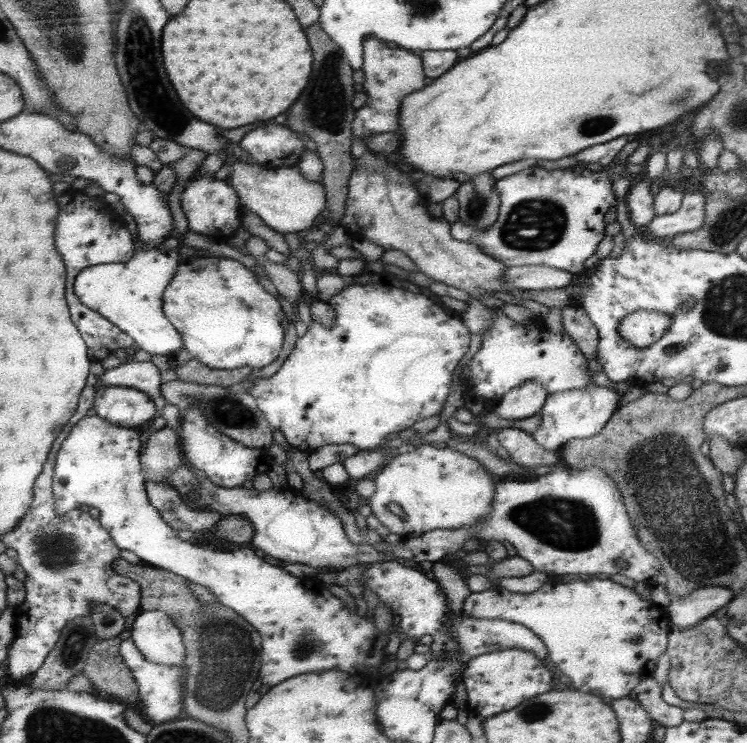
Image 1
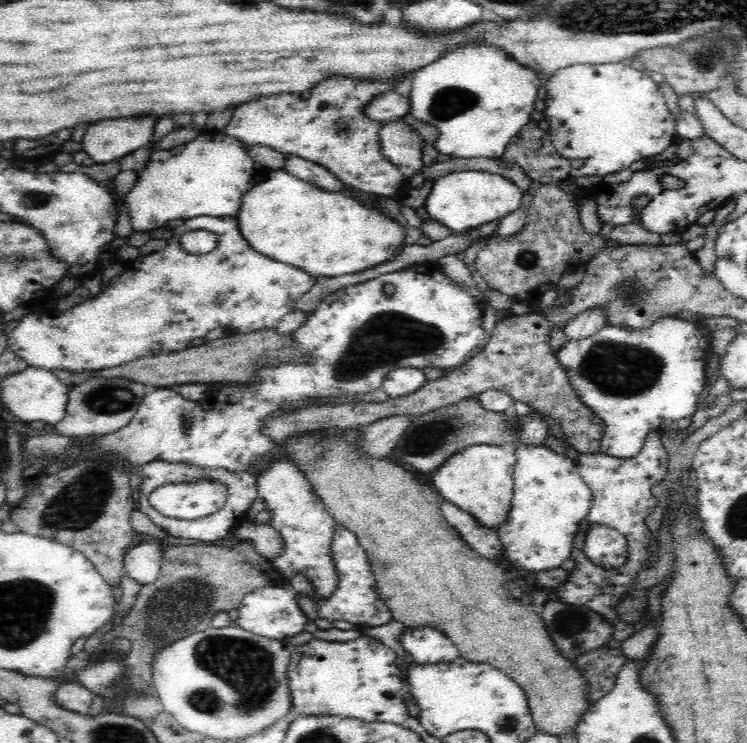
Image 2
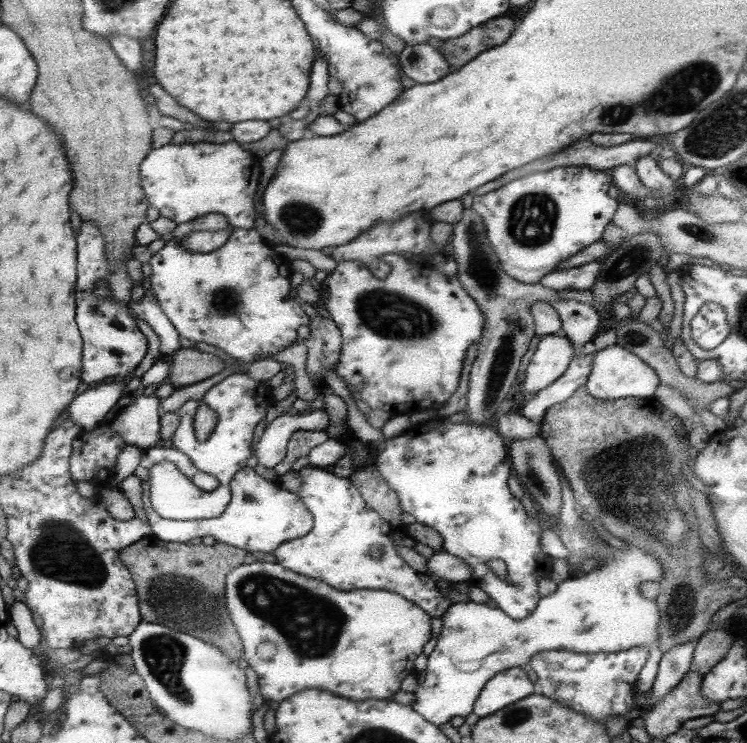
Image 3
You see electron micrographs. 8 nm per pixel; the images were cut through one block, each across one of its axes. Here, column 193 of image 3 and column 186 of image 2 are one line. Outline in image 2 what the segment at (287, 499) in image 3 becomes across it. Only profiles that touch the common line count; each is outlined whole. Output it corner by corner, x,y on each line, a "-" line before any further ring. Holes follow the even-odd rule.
153,460
140,466
138,469
139,474
143,476
143,484
138,493
138,508
142,509
151,520
151,524
163,532
174,536
174,538
186,538
186,540
202,540
204,542
214,542
228,537
227,530
232,524
238,524
242,520
249,519
252,504
257,499
258,490
255,485
255,475
248,473
246,469
228,469
226,467
210,467
210,465
196,465
192,461
165,461
-
199,476
206,476
216,478
220,481
226,482
228,485
228,497
220,510
198,518
198,520
178,520
160,514
156,510
149,499
154,492
154,489
166,484
166,482
184,482
192,480

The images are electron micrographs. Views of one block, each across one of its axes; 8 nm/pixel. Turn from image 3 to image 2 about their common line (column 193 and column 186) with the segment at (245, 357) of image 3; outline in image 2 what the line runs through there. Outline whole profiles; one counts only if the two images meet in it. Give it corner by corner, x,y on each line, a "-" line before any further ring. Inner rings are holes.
198,216
198,218
184,221
182,227
176,228
164,250
158,250
158,252
152,252
152,254
141,255
140,258
136,258
136,260
128,266
128,270
122,273
122,276
118,276
116,280
112,280
110,288
106,288
104,292
100,292
100,296
98,296
96,300
88,300
88,302
84,302
84,304
80,304
80,306
74,306
71,309
64,311
66,312
64,316
54,316
54,314
58,314
59,312
55,309
35,312
31,311
26,314
22,313
19,318
18,326
9,333
7,348
14,350
21,358
24,358
28,364
32,366
44,367
48,370
62,368
62,370
82,372
82,374
89,375
93,371
100,371
111,366
118,366
118,364
122,364
122,362
132,362
134,361
134,358
136,358
136,354
142,354
142,356
154,355
157,351
160,351
160,348
163,348
163,351
170,352
189,348
189,344
194,338
205,337
210,330
214,330
214,328
218,328
218,326
222,326
229,331
235,332
248,332
259,329
260,327
276,327
285,314
297,310
294,302
302,297
302,294
306,294
308,290
311,290
316,281
318,281
318,279
312,278
312,276
305,272
296,270
294,266
288,266
288,264
284,266
284,262
278,262
278,260
274,260
274,258
268,258
266,254
260,254
258,250
255,250
255,248
251,246
251,243
248,242
247,238
244,237
238,217
-
192,230
208,230
213,233
218,233
219,241
218,244
216,244
216,248
214,248
212,252
208,252
208,254
189,254
183,248
182,237

